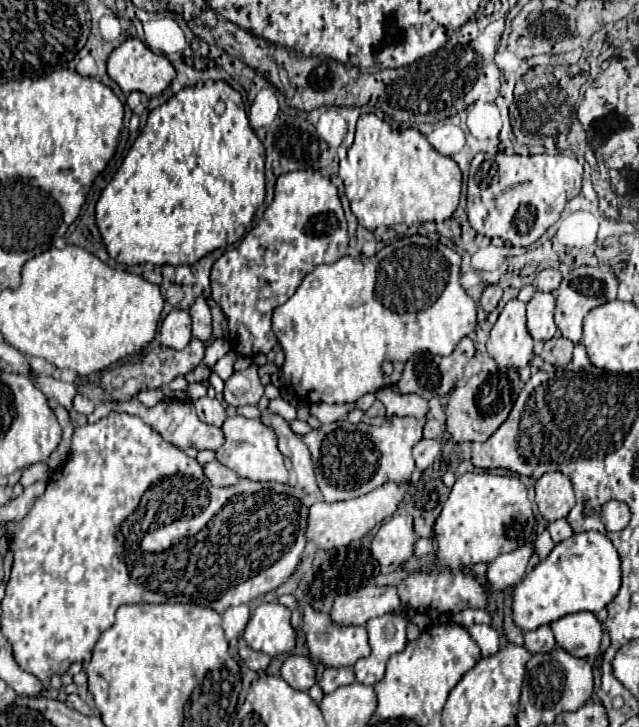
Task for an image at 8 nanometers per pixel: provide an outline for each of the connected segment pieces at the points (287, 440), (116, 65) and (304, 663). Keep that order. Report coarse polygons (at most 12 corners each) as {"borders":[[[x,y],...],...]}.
{"borders":[[[269,410],[261,422],[277,434],[279,450],[293,462],[299,486],[319,494],[311,454],[289,422]],[[139,38],[121,42],[107,60],[119,88],[159,96],[173,64]],[[289,656],[281,678],[307,692],[315,684],[315,664],[309,656]]]}

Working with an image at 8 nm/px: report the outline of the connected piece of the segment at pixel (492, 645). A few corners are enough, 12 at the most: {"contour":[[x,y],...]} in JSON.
{"contour":[[487,624],[465,630],[485,658],[499,652],[499,634]]}

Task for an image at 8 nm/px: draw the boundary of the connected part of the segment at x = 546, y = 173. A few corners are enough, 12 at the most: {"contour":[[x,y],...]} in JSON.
{"contour":[[477,154],[469,224],[531,246],[581,192],[567,154]]}

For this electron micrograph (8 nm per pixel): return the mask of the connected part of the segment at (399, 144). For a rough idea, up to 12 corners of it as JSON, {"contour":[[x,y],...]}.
{"contour":[[361,114],[338,176],[355,218],[443,222],[461,170],[415,128]]}

